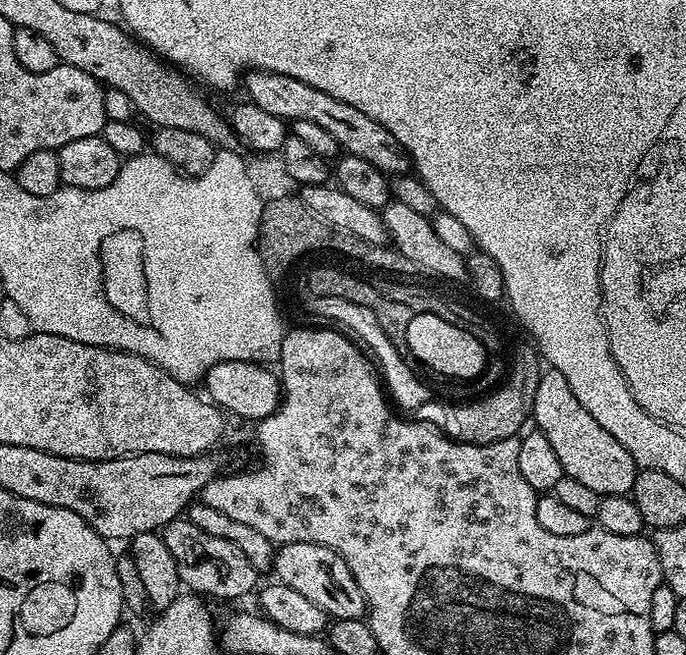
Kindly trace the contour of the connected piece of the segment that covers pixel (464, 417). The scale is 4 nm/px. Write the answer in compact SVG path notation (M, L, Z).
M531 343L528 344L520 344L515 348L512 354L512 373L497 392L492 392L481 400L472 400L469 404L438 402L433 398L414 410L415 419L437 428L445 436L459 440L462 444L493 444L516 436L522 422L532 415L534 394L538 390L542 371L537 349Z

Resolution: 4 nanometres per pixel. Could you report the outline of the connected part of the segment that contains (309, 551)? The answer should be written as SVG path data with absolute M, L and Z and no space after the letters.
M290 542L279 545L272 558L272 572L279 583L298 590L305 598L310 598L314 606L322 606L329 617L338 620L359 620L365 615L366 601L362 586L350 574L350 566L337 552L314 542Z

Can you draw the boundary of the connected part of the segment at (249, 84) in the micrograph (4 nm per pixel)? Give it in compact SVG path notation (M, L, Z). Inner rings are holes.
M252 70L243 77L242 88L243 84L248 91L247 99L266 110L266 114L274 114L285 122L315 122L328 133L334 134L334 142L338 142L340 149L347 155L370 162L391 177L403 176L409 171L408 151L398 142L398 138L394 138L394 134L390 134L390 130L386 130L378 122L374 122L374 118L366 118L362 110L354 110L354 106L330 98L330 94L314 90L314 86L306 86L306 82L298 82L298 78L290 78L284 74Z

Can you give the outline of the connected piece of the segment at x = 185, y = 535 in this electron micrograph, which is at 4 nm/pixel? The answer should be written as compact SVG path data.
M177 518L162 530L166 550L174 558L178 566L180 583L185 589L199 594L201 597L213 596L216 600L236 600L244 596L252 587L257 587L258 574L254 566L250 566L246 554L234 546L234 542L226 542L226 538L214 538L214 534L206 534L206 530L198 530L186 518Z

